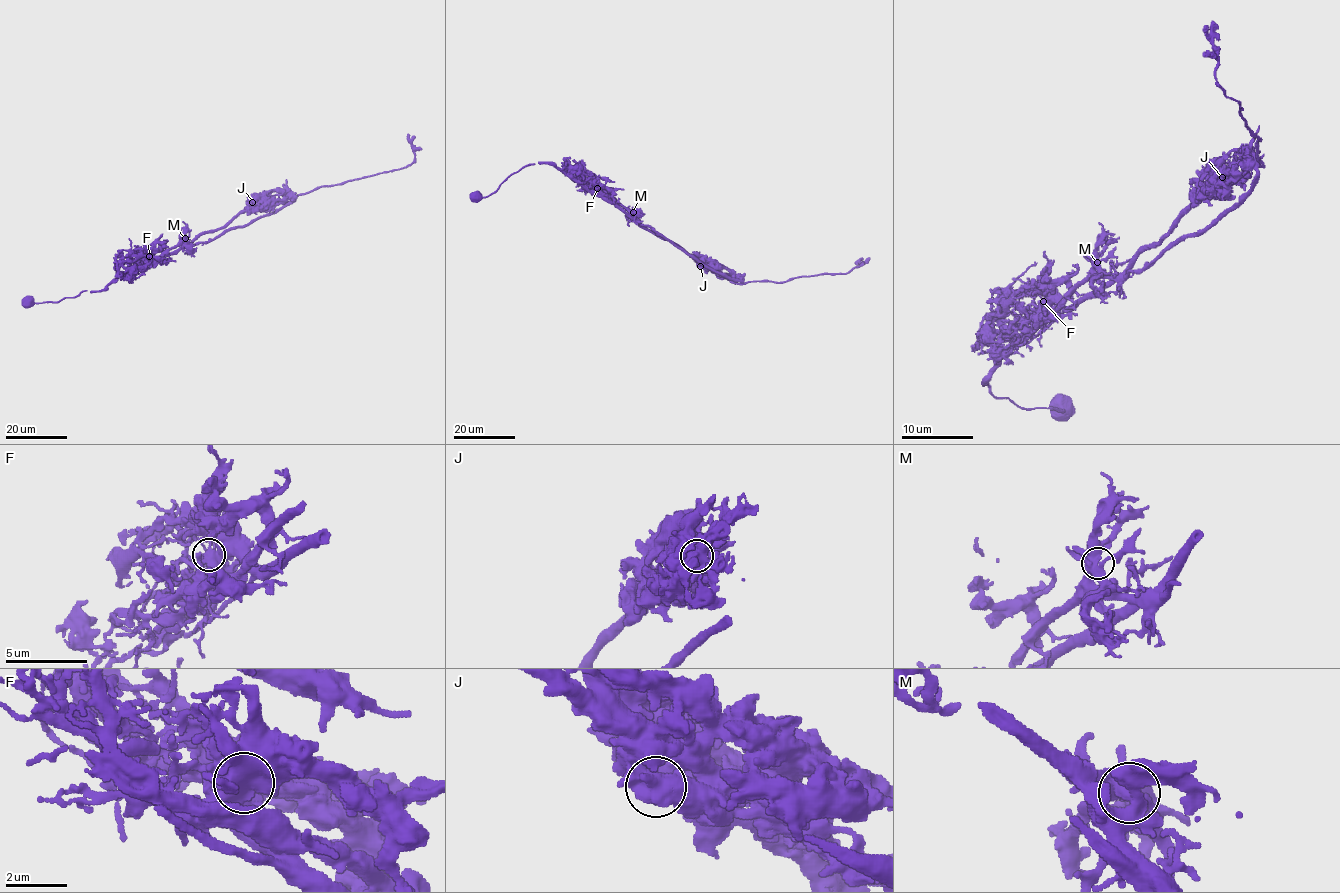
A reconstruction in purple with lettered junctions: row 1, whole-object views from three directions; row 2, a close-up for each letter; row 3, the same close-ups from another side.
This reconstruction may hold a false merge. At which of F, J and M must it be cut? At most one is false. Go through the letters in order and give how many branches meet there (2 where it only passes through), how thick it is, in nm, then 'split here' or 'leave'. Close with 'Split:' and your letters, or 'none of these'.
F: 1 branches meet; 950 nm thick; leave
J: 3 branches meet; 460 nm thick; split here
M: 4 branches meet; 480 nm thick; leave
Split: J

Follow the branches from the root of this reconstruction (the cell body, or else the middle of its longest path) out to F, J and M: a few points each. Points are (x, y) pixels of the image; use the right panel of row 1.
F: (1058, 408), (1063, 410), (1020, 408), (984, 385), (984, 378), (1027, 332), (1031, 314), (1043, 301)
J: (1058, 408), (1063, 410), (1020, 408), (1008, 398), (993, 396), (984, 378), (1034, 326), (1115, 280), (1222, 176)
M: (1058, 408), (1063, 410), (1020, 408), (1008, 398), (993, 396), (984, 378), (1088, 276), (1097, 262)

